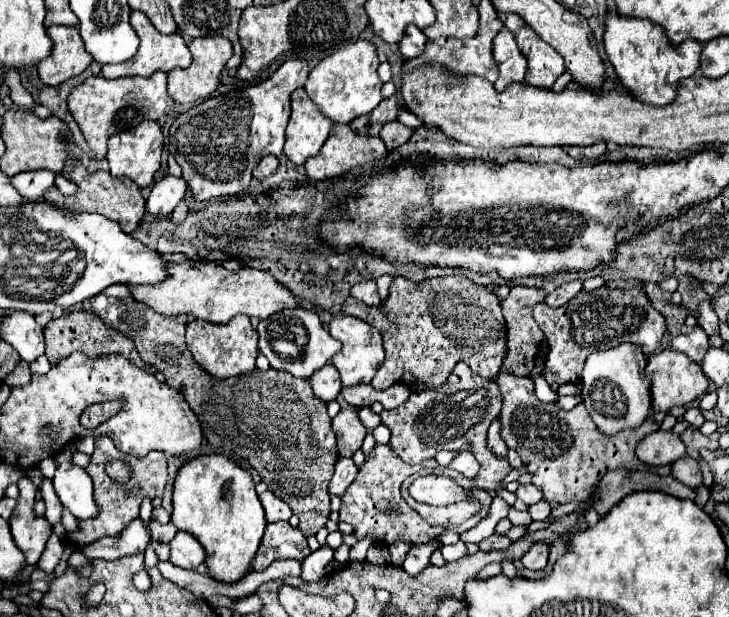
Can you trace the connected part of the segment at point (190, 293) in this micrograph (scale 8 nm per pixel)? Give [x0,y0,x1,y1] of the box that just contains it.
[130,261,300,323]

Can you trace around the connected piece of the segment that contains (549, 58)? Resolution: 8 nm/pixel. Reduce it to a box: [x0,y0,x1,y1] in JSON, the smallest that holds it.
[498,13,564,89]

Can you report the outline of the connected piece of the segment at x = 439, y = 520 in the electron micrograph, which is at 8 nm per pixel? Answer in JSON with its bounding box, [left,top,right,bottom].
[420,499,480,525]

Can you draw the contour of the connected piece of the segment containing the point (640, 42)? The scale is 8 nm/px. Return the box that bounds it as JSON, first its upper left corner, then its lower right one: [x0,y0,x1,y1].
[604,13,702,107]

